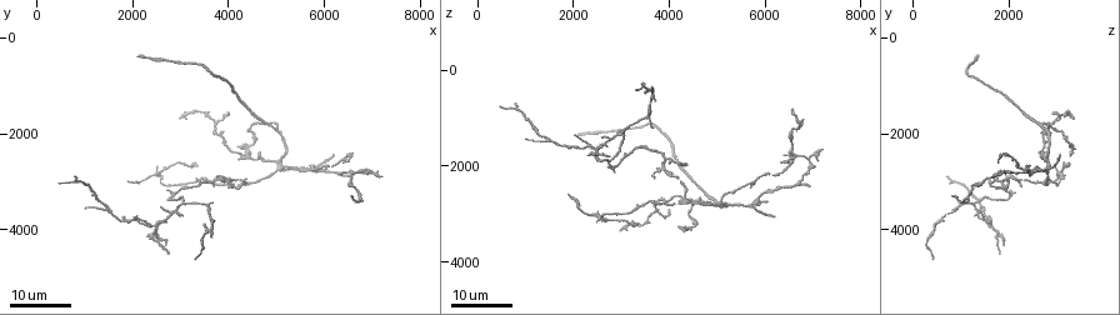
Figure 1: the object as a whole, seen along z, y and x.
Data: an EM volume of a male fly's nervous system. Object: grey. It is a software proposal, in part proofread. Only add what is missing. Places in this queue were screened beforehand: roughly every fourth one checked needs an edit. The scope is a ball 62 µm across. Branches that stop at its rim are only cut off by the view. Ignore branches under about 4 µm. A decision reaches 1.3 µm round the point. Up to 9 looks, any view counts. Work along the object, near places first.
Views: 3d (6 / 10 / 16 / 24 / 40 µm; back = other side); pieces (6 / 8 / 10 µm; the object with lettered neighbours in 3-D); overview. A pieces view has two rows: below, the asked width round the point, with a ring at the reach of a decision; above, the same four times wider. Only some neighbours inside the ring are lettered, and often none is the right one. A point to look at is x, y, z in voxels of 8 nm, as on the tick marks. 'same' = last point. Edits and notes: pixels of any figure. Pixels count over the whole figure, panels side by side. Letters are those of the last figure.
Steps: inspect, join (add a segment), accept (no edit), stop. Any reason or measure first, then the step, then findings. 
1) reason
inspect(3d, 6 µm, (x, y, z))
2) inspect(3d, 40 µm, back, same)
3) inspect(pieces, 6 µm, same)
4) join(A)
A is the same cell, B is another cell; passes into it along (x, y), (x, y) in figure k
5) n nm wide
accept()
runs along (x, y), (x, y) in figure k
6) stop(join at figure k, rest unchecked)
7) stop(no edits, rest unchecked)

tapers out
inspect(3d, 16 µm, (1900, 2950, 2550))

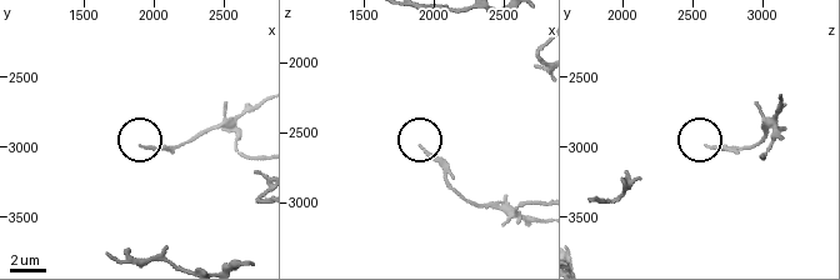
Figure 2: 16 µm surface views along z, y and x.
inspect(pieces, 6 µm, (1900, 2980, 2620))

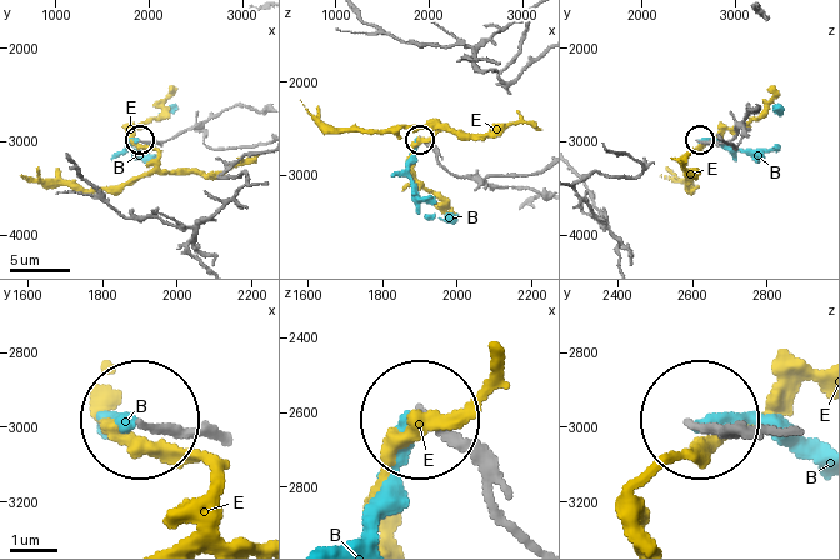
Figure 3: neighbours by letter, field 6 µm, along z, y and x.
accept()
B and E are other cells; runs along (529, 538), (425, 423) in figure 3; no lettered segment goes on from it

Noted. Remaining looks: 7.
inspect(3d, 16 µm, (2750, 4500, 1850))

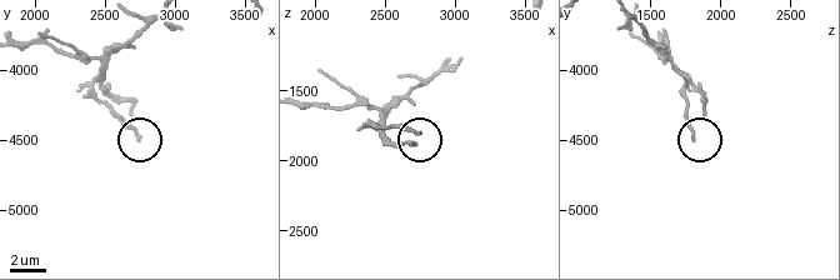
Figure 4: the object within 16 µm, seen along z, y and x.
what lies round it
inspect(pieces, 8 µm, (2760, 4480, 1820))

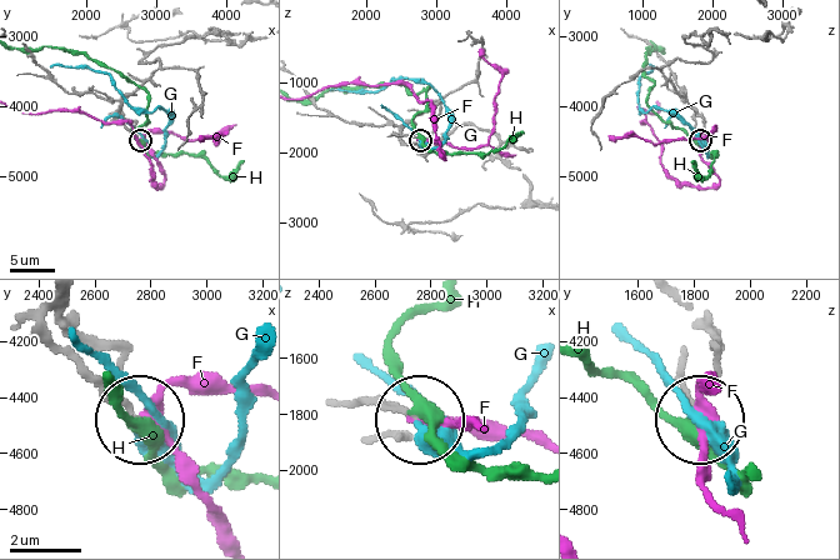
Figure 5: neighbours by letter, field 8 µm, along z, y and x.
180 nm wide
accept()
F, G and H are other cells; runs along (681, 360), (696, 411) in figure 5; none of them fits

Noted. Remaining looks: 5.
inspect(3d, 24 µm, (3700, 3100, 2200))

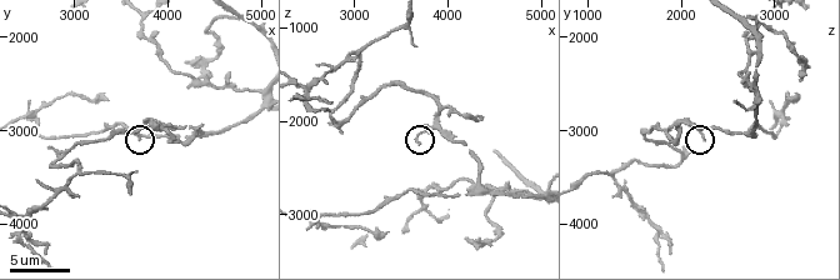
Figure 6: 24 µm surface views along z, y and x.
inspect(pieces, 6 µm, (3700, 3050, 2250))

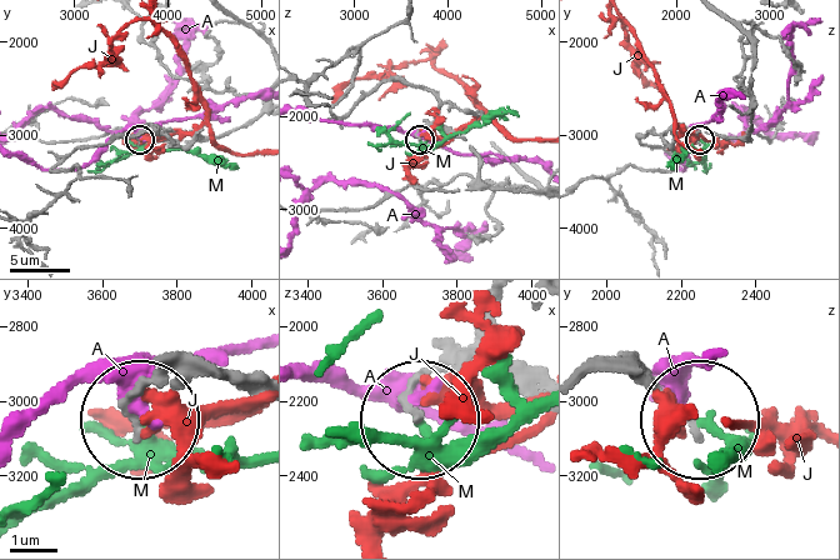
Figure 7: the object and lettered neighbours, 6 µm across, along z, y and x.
accept()
A, J and M are other cells; no lettered segment goes on from it

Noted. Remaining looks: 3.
inspect(3d, 16 µm, (6350, 2800, 1950))

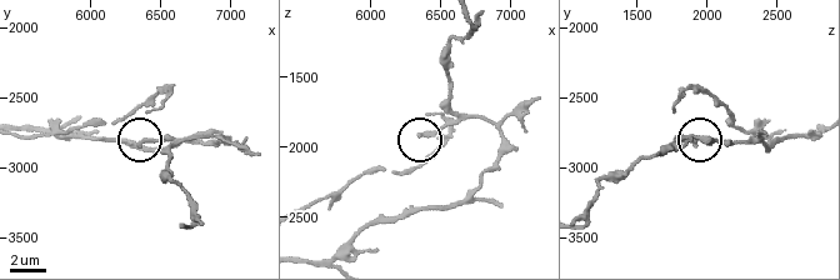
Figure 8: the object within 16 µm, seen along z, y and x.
inspect(3d, 6 µm, (6360, 2840, 1920))

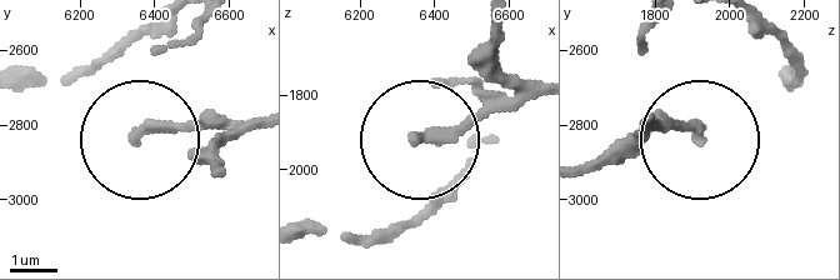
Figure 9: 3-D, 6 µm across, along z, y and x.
inspect(pieces, 10 µm, (6350, 2830, 1920))

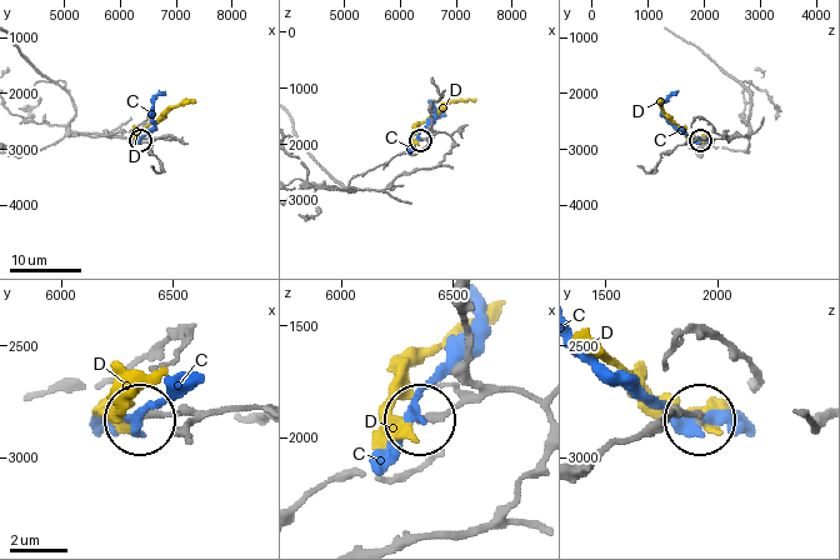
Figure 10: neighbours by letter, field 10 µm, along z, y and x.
accept()
C and D are other cells; runs along (390, 185), (436, 166), (451, 141), (441, 131), (420, 139) in figure 10; none of them fits

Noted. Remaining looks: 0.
stop(no edits, rest unchecked)

